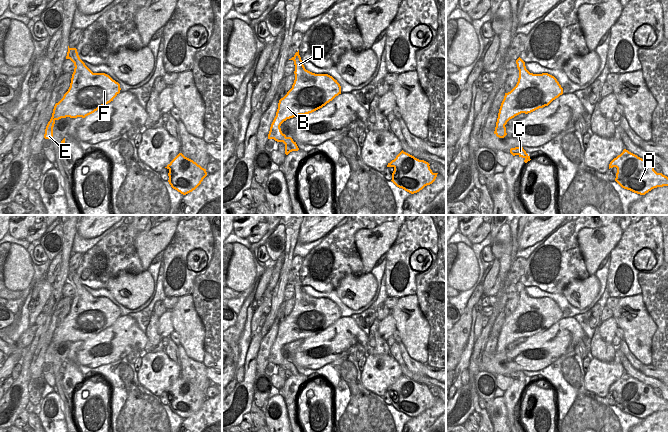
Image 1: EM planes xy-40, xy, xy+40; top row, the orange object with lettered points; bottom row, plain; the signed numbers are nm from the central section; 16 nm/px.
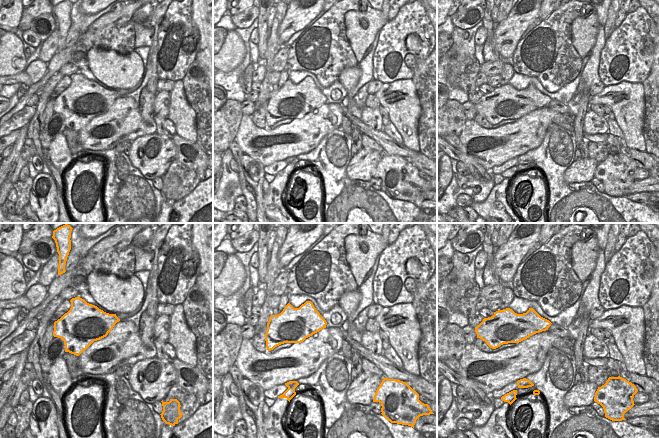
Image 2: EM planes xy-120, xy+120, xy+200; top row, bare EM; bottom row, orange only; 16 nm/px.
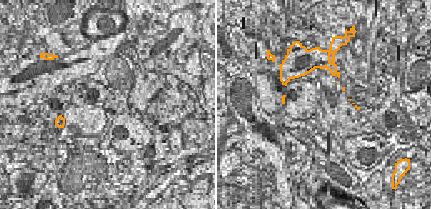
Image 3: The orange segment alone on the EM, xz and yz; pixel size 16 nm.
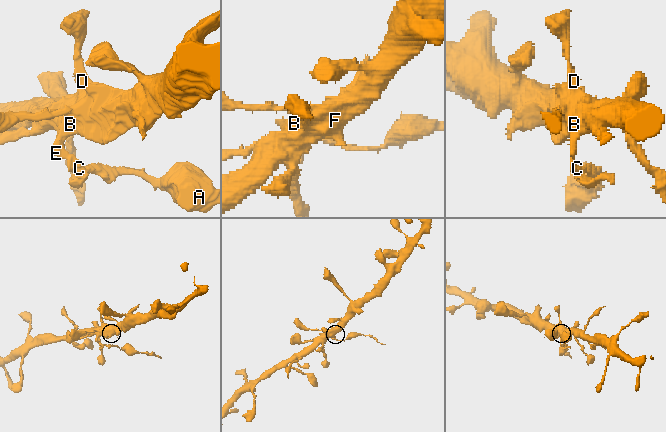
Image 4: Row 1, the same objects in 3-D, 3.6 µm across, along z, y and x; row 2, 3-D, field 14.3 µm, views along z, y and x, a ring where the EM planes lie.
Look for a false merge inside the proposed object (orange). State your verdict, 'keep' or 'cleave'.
cleave

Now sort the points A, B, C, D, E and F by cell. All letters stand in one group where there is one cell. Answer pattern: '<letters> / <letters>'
A C / B D E F

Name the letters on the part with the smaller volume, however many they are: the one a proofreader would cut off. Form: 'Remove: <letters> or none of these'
Remove: A, C

